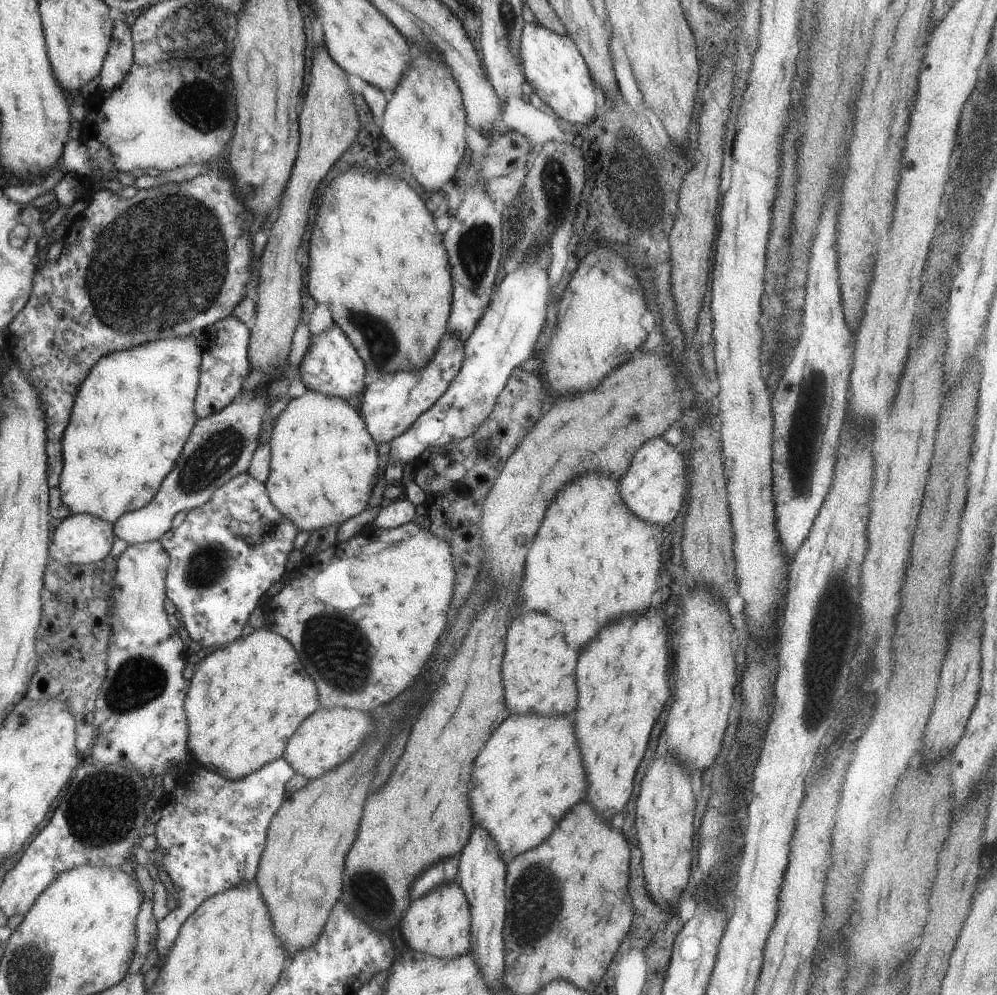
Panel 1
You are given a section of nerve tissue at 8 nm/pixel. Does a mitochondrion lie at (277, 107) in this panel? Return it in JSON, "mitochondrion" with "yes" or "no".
{"mitochondrion":"no"}

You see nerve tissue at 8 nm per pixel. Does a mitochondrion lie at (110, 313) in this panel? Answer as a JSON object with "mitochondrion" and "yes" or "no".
{"mitochondrion":"yes"}

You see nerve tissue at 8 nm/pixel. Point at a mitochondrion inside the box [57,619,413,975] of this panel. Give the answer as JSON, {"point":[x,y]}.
{"point":[98,811]}

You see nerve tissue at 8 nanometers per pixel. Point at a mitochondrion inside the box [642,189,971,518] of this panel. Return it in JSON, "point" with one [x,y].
{"point":[804,435]}

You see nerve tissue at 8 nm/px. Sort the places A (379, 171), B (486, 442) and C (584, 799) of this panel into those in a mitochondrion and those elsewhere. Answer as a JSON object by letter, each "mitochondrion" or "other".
{"A":"other","B":"mitochondrion","C":"other"}

